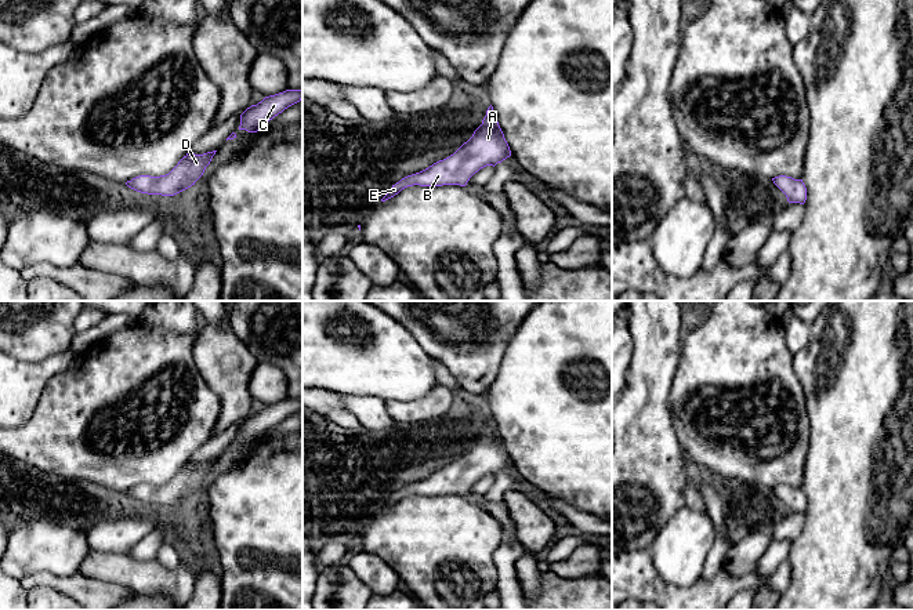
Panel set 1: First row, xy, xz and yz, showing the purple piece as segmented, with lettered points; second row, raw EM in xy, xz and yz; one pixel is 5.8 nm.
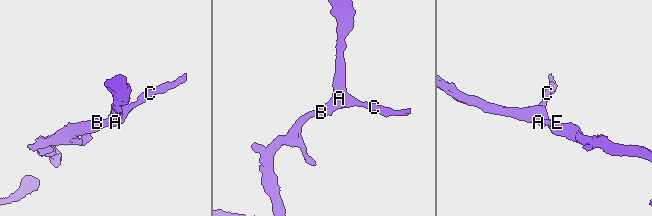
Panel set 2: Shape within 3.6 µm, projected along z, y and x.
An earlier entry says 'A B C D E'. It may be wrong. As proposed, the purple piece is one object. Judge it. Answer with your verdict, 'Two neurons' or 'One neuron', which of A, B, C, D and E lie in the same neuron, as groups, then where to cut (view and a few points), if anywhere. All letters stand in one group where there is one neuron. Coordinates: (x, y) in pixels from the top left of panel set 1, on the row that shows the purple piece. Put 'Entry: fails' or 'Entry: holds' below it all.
One neuron. Groups: A B C D E. No split
Entry: holds

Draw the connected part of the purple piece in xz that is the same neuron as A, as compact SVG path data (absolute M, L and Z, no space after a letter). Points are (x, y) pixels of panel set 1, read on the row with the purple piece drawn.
M493 106L486 110L482 124L474 131L472 137L464 142L453 155L439 160L428 168L407 175L392 185L391 190L381 199L385 201L402 189L413 185L465 186L470 178L486 166L496 166L511 156L510 146L499 126Z

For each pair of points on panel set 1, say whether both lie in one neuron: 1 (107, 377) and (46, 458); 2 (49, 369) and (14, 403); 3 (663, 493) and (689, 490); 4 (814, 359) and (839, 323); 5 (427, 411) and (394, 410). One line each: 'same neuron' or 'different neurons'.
1: same neuron
2: same neuron
3: different neurons
4: same neuron
5: same neuron

